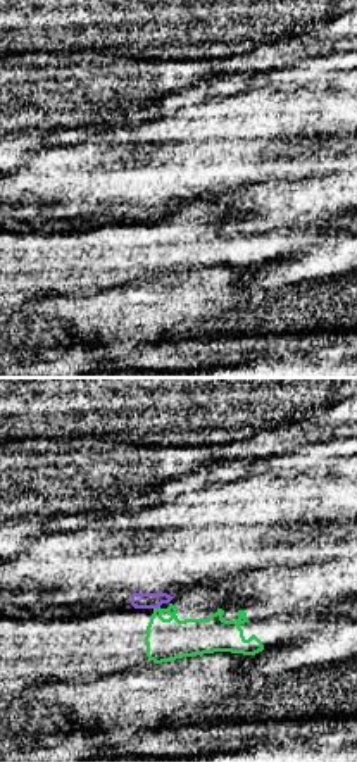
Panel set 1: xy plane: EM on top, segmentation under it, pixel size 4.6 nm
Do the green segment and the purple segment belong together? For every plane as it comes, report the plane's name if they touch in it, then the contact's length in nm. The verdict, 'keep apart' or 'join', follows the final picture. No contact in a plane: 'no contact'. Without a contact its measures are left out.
xy | 40 nm

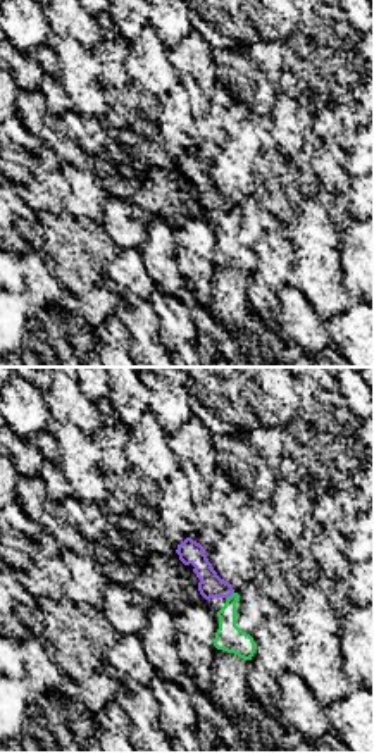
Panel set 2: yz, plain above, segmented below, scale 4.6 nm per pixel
yz | 50 nm

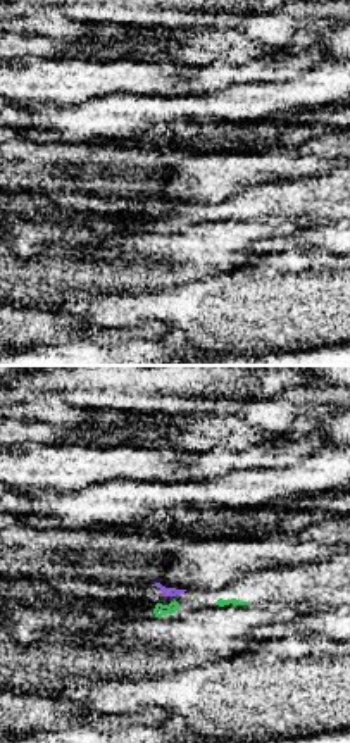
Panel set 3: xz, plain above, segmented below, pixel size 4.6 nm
no contact

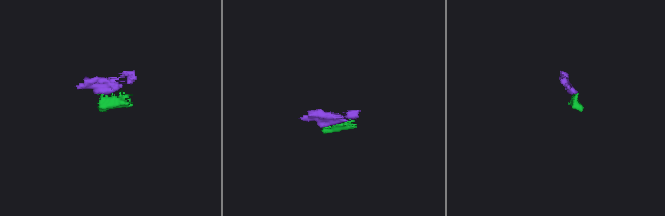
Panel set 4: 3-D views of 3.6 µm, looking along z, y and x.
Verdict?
keep apart

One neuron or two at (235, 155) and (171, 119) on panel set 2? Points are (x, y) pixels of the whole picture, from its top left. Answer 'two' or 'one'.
one

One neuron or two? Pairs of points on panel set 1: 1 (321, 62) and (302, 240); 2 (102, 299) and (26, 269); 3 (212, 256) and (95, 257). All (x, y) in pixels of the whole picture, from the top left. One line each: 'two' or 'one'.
1: two
2: two
3: one

